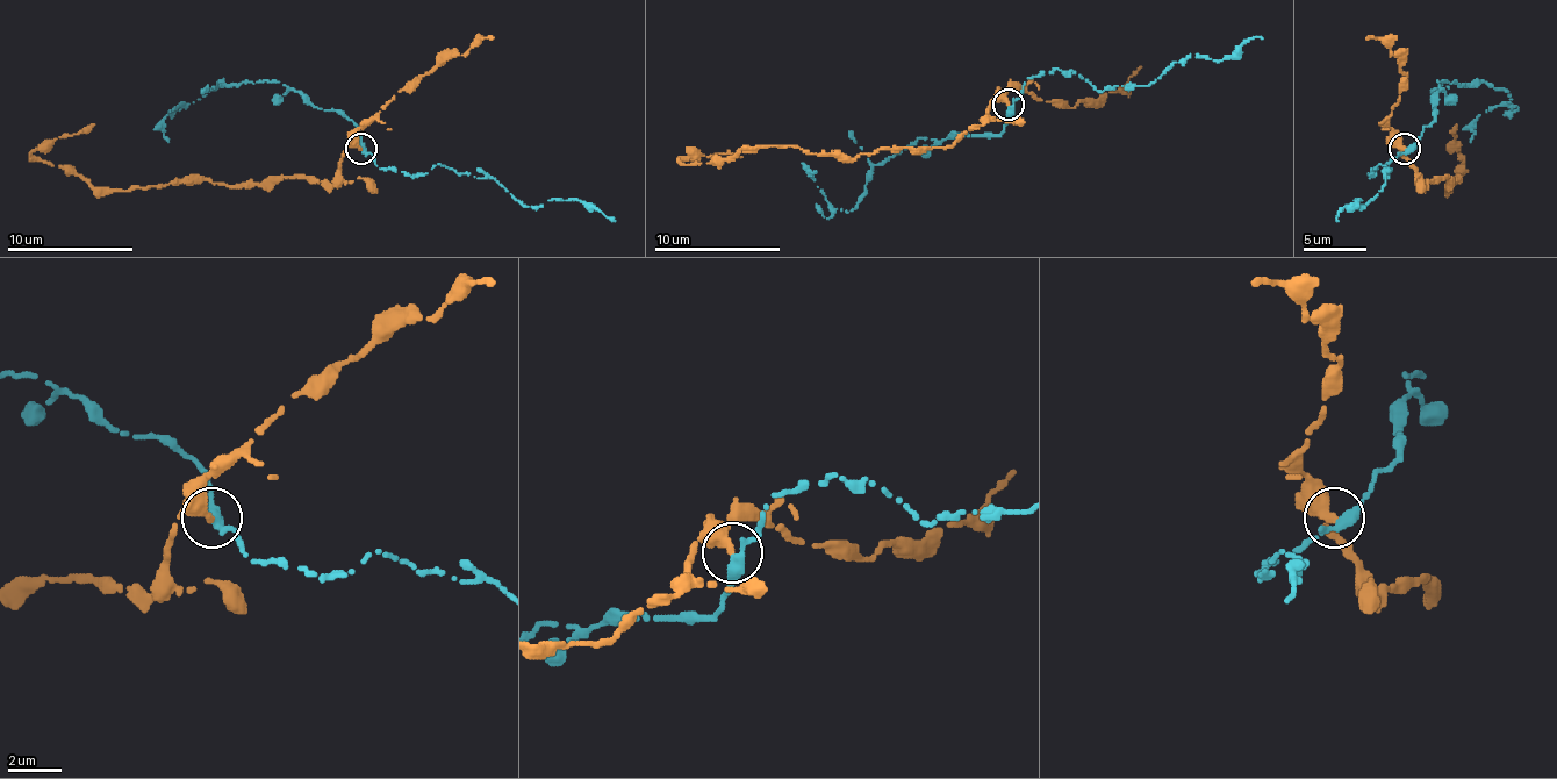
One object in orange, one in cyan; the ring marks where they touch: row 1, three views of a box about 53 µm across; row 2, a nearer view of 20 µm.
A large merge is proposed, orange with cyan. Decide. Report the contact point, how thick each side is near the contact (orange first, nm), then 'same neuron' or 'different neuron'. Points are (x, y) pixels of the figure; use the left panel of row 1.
(360, 148) | 420/320 nm | different neuron

